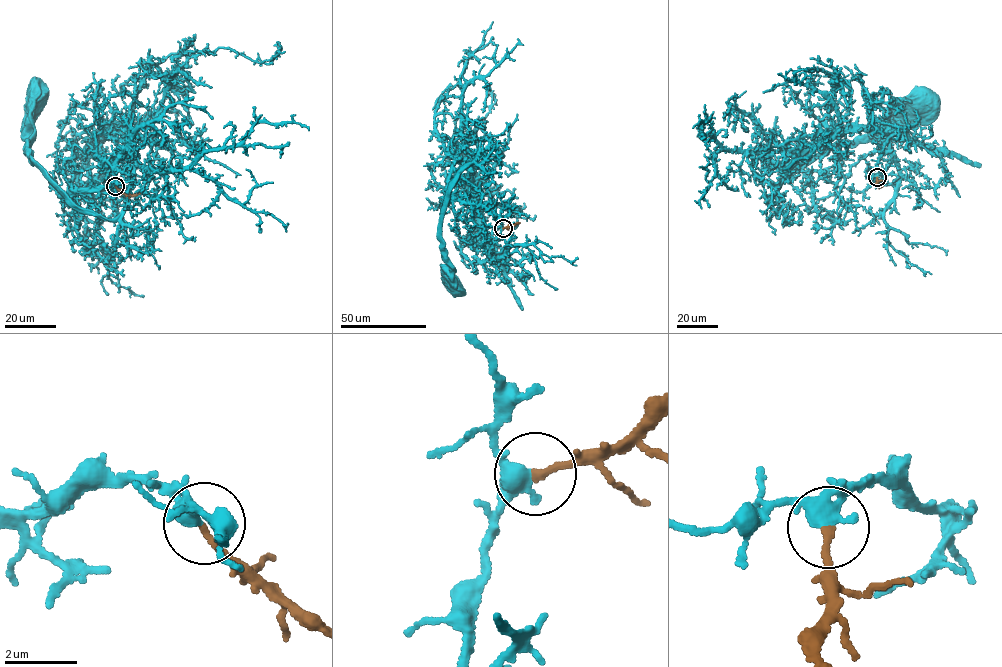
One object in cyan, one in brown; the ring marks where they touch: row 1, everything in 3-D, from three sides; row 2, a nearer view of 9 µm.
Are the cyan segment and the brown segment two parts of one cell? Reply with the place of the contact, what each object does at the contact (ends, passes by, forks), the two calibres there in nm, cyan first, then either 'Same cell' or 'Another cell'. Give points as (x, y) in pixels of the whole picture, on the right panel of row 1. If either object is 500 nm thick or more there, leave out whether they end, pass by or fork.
Place: (877, 177). At the ring cyan passes by. At the ring brown ends. Thickness 380 nm (cyan) against 180 nm. Same cell

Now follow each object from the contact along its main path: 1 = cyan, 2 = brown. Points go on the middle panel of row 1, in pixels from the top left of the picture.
1: (502, 228), (488, 248), (480, 244), (471, 162), (450, 185), (441, 225), (450, 265), (444, 269), (450, 281)
2: (503, 228), (520, 222)

